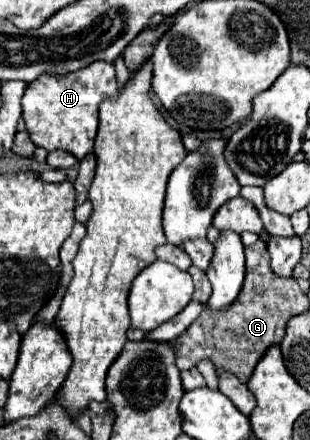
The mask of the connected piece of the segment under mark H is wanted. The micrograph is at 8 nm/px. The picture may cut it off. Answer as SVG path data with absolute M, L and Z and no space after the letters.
M95 61L79 73L67 73L67 77L39 77L31 83L23 95L23 119L31 141L47 151L63 149L83 159L93 151L95 135L99 127L99 103L119 93L115 69L107 61Z

